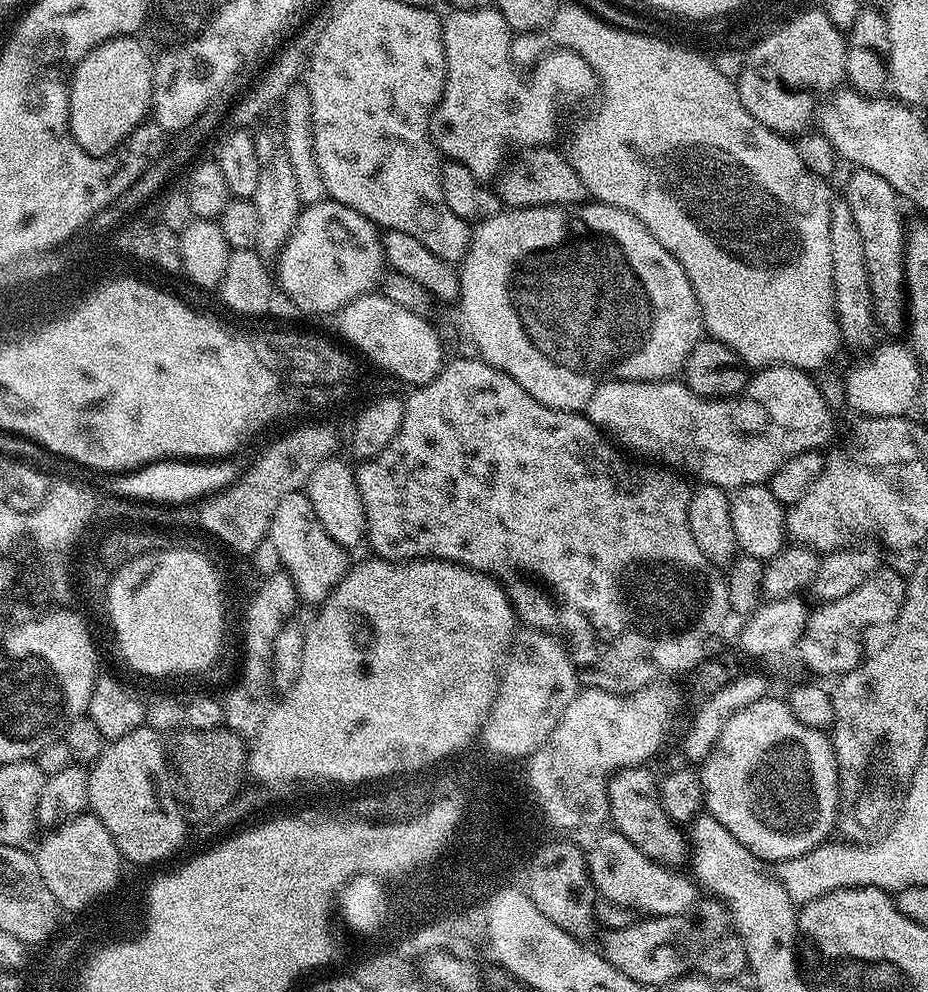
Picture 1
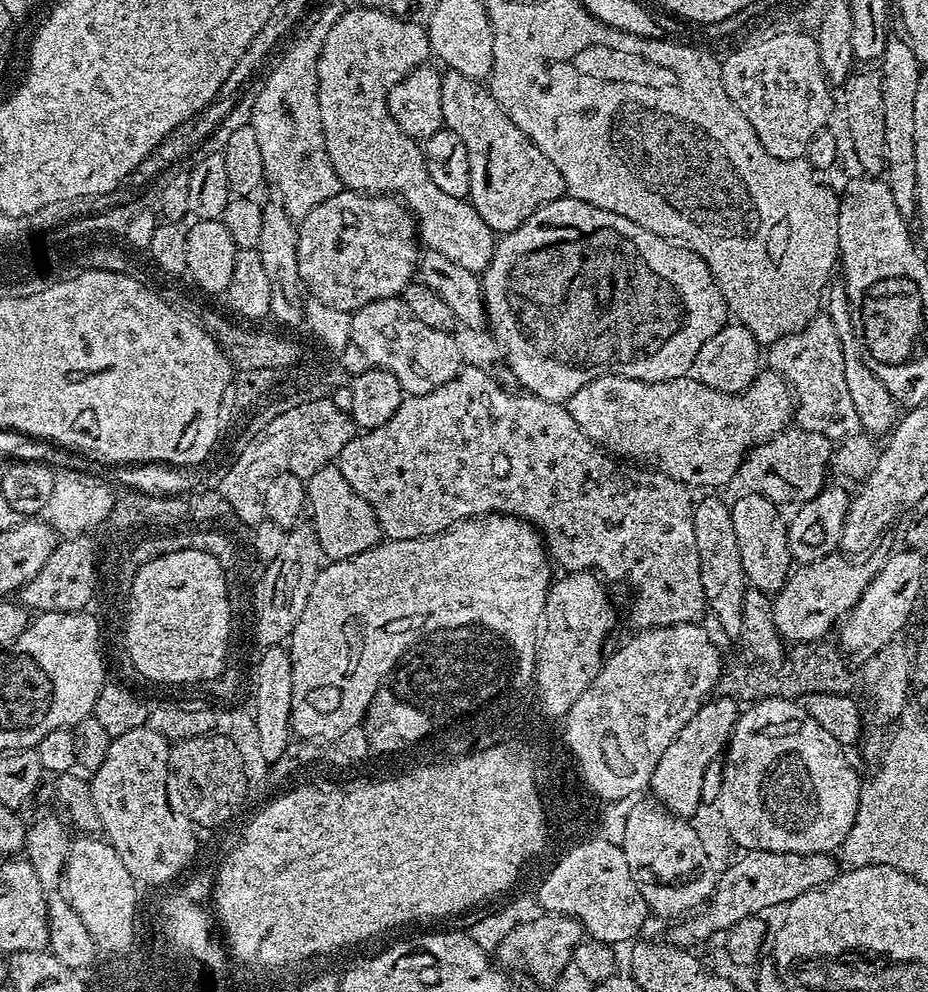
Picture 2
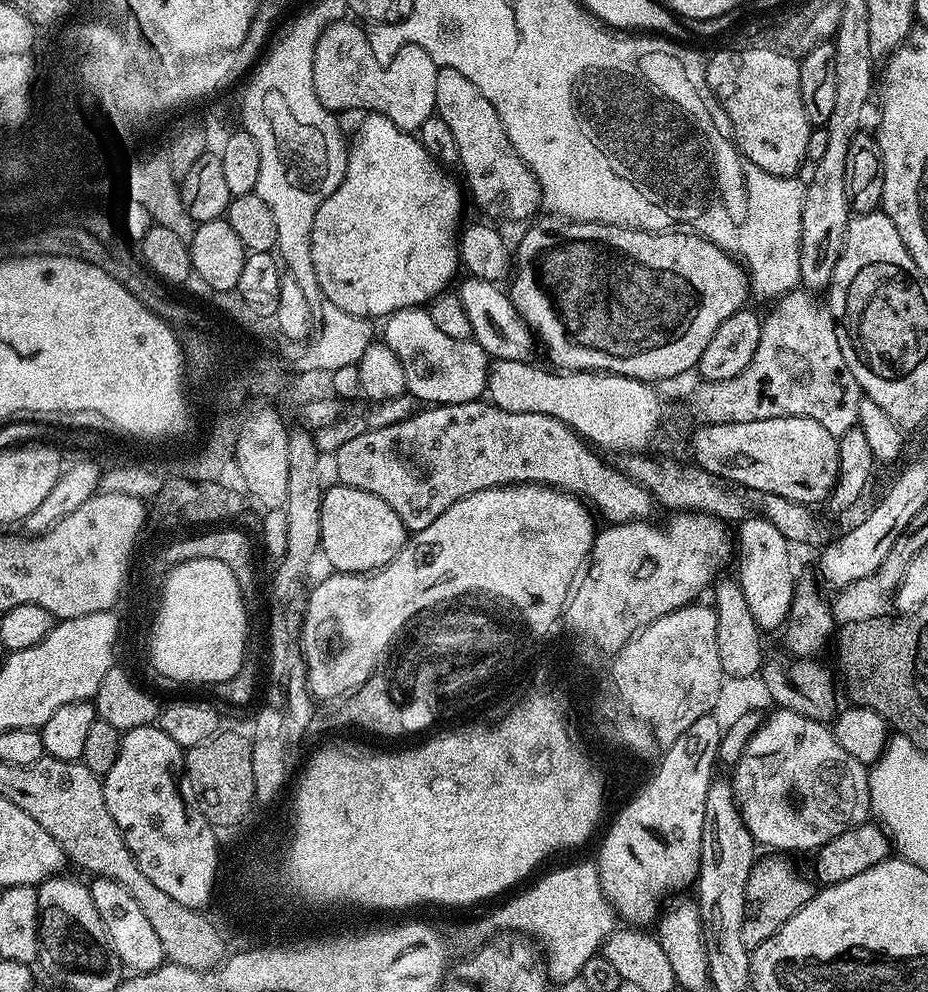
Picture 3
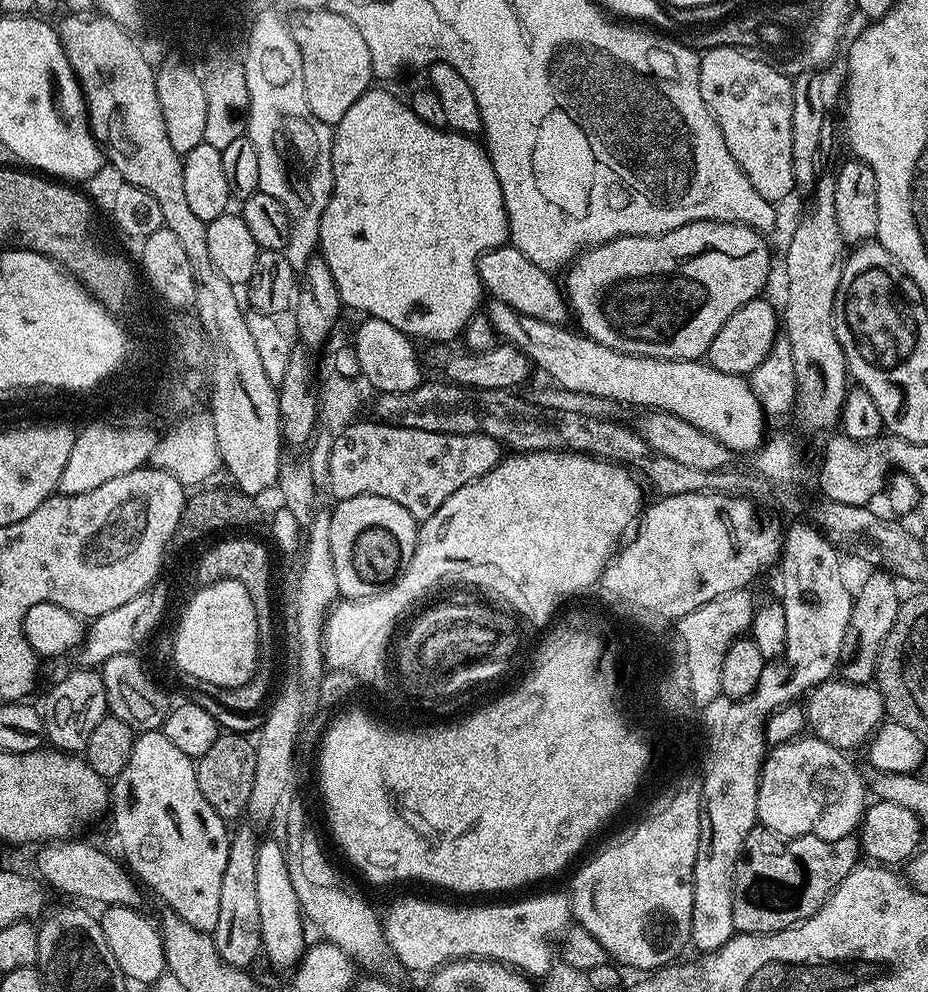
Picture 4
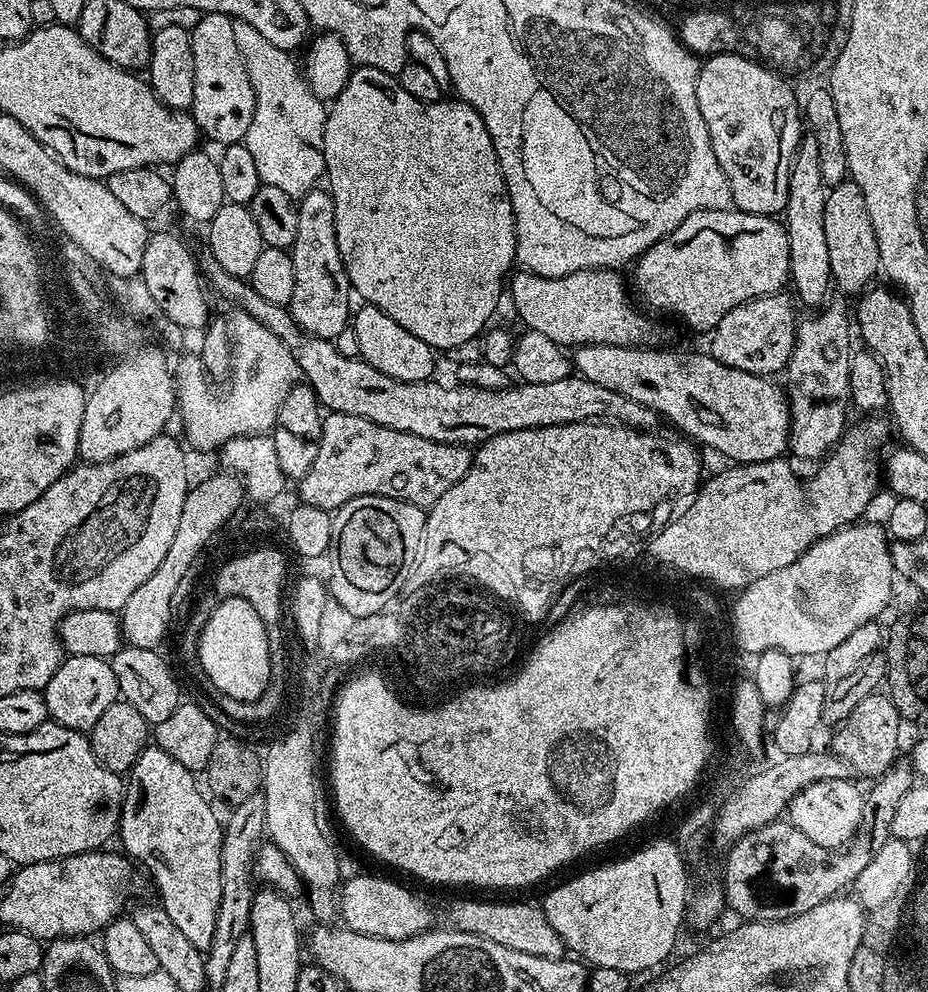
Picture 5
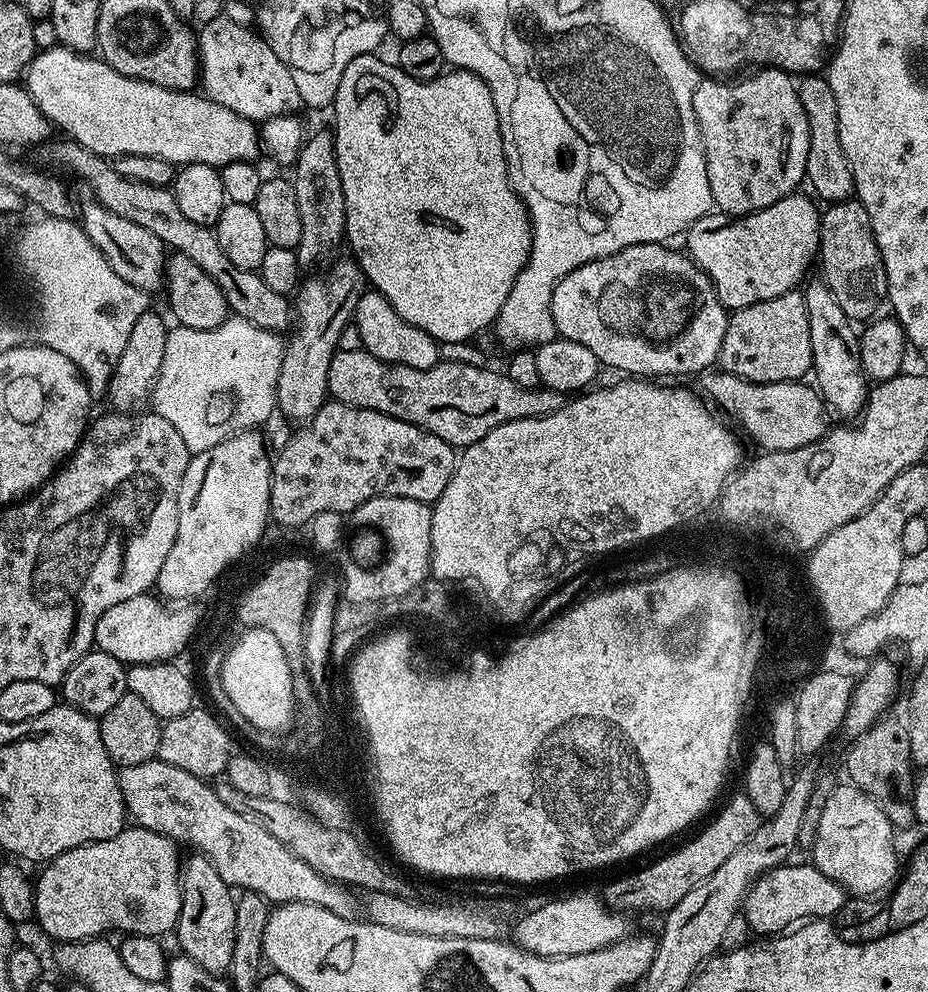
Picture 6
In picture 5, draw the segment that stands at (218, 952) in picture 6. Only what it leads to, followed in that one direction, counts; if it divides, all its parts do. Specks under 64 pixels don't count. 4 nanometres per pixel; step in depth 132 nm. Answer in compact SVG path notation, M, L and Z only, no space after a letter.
M144 748L126 774L118 840L124 843L123 851L128 859L148 871L160 895L158 902L178 925L178 930L200 952L207 953L214 942L218 902L222 902L224 829L202 788L200 793L196 780L182 762L174 762L161 748Z

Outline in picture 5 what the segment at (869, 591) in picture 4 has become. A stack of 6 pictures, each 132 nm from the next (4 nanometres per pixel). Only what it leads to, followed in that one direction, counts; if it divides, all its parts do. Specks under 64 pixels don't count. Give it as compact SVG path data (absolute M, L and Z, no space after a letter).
M873 622L858 626L858 630L854 630L854 634L850 634L850 638L838 642L838 646L834 646L834 650L824 653L822 657L822 663L824 663L822 721L825 725L835 726L841 724L846 718L850 718L850 712L854 710L854 706L858 706L858 702L862 702L862 698L873 695L879 689L876 688L879 684L881 687L886 676L886 632L883 627L880 629L878 625L879 623Z

